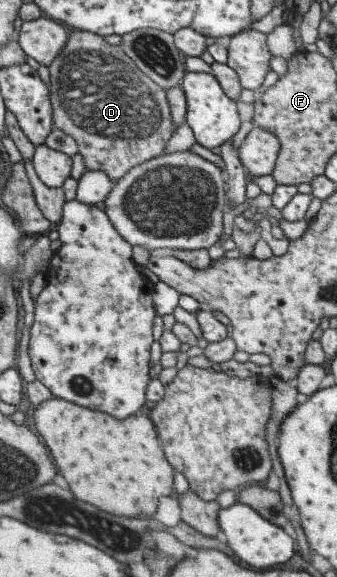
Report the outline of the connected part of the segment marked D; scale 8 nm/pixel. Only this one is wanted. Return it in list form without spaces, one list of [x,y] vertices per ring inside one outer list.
[[[78,30],[69,33],[64,47],[47,67],[52,125],[74,139],[86,170],[103,171],[112,181],[116,181],[136,164],[164,155],[166,142],[176,129],[171,122],[165,93],[136,71],[120,46],[106,43],[100,35]]]

